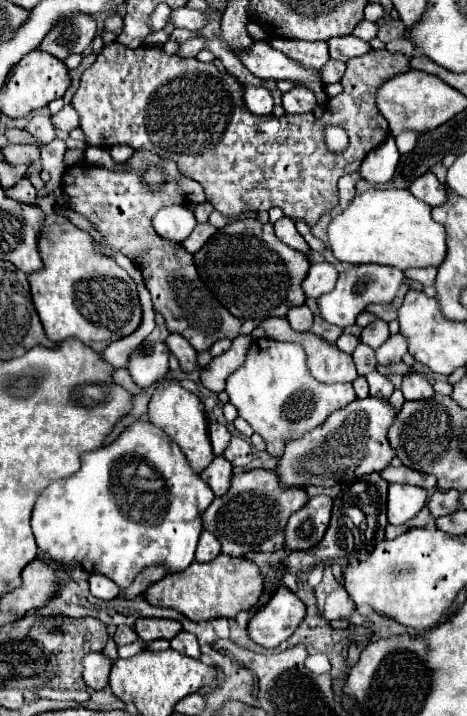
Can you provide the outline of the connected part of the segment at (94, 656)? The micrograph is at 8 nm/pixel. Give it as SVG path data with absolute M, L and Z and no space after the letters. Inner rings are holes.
M88 653L84 657L84 681L90 689L104 689L108 685L108 673L112 667L110 657L104 653Z

